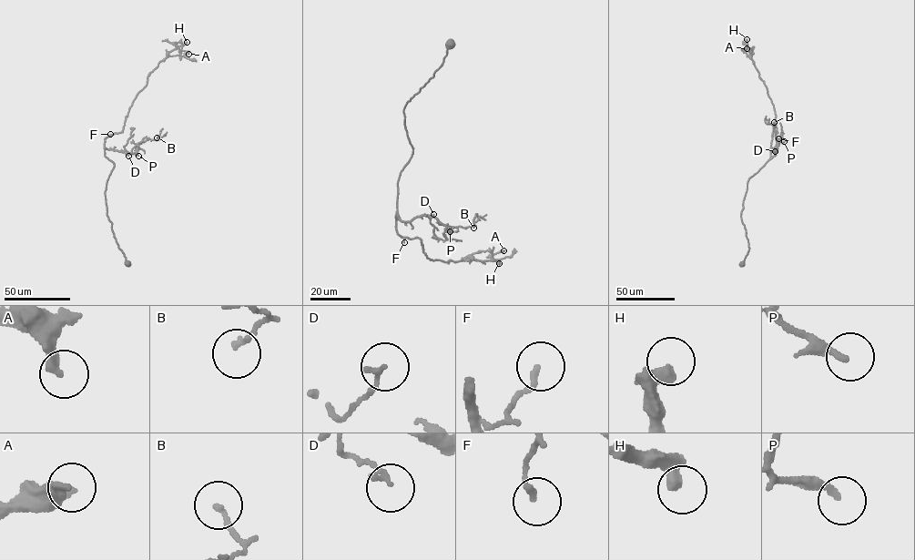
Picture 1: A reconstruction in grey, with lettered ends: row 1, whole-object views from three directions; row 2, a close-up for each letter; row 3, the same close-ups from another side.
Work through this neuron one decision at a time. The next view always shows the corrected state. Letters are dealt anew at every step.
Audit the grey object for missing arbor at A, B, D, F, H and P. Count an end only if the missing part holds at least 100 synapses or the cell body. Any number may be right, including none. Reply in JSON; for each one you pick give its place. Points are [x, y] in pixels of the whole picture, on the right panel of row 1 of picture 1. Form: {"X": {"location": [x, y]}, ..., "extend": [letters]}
{"H": {"location": [747, 39]}, "extend": ["H"]}

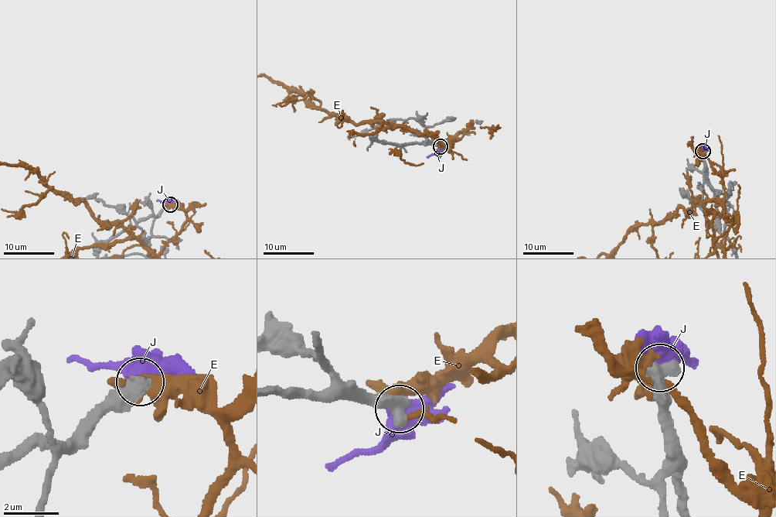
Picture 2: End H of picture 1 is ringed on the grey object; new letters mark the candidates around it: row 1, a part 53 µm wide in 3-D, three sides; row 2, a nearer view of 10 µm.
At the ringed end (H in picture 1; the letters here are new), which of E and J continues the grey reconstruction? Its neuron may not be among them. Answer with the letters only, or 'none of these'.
J

